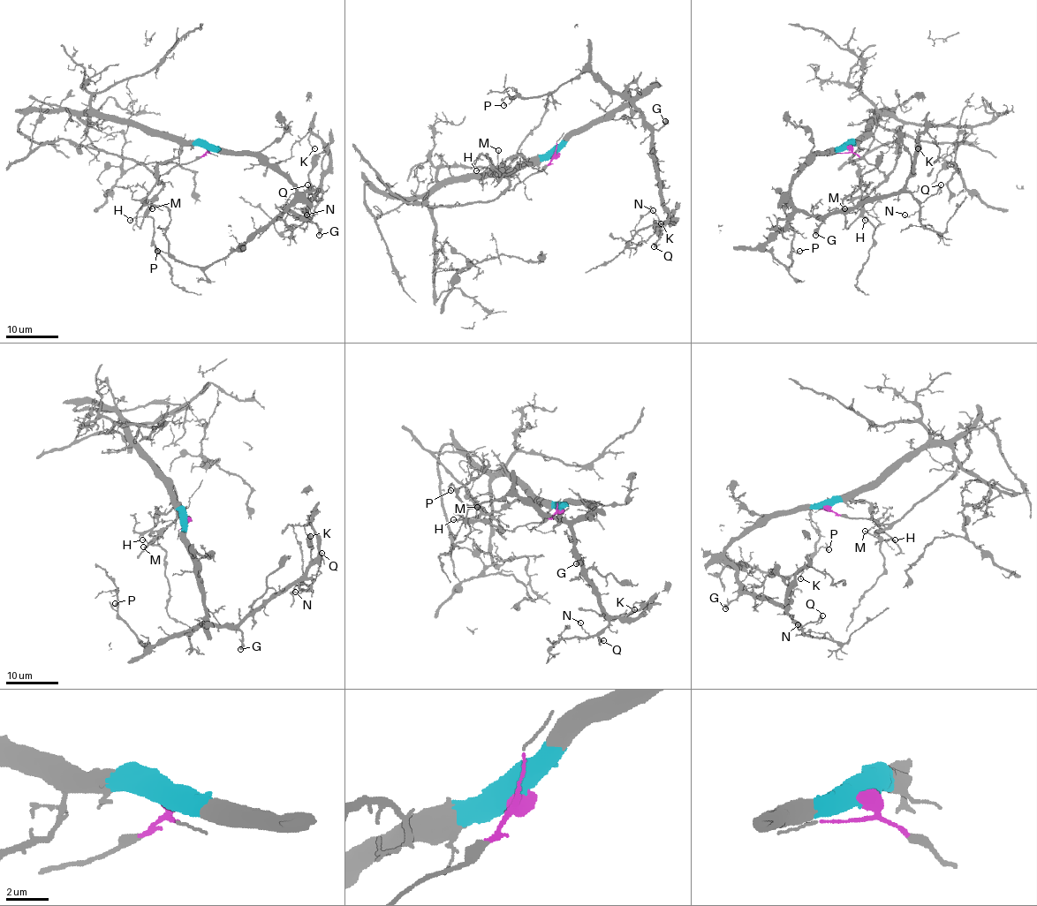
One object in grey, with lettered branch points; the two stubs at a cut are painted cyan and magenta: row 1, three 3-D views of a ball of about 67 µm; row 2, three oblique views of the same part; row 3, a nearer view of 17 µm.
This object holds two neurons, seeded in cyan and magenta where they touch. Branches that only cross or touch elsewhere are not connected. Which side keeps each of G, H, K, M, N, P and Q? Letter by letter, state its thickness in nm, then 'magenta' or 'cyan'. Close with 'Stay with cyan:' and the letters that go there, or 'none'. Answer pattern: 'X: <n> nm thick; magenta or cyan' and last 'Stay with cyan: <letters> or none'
G: 400 nm thick; cyan
H: 120 nm thick; magenta
K: 90 nm thick; cyan
M: 150 nm thick; magenta
N: 120 nm thick; cyan
P: 140 nm thick; cyan
Q: 130 nm thick; cyan
Stay with cyan: G, K, N, P, Q

